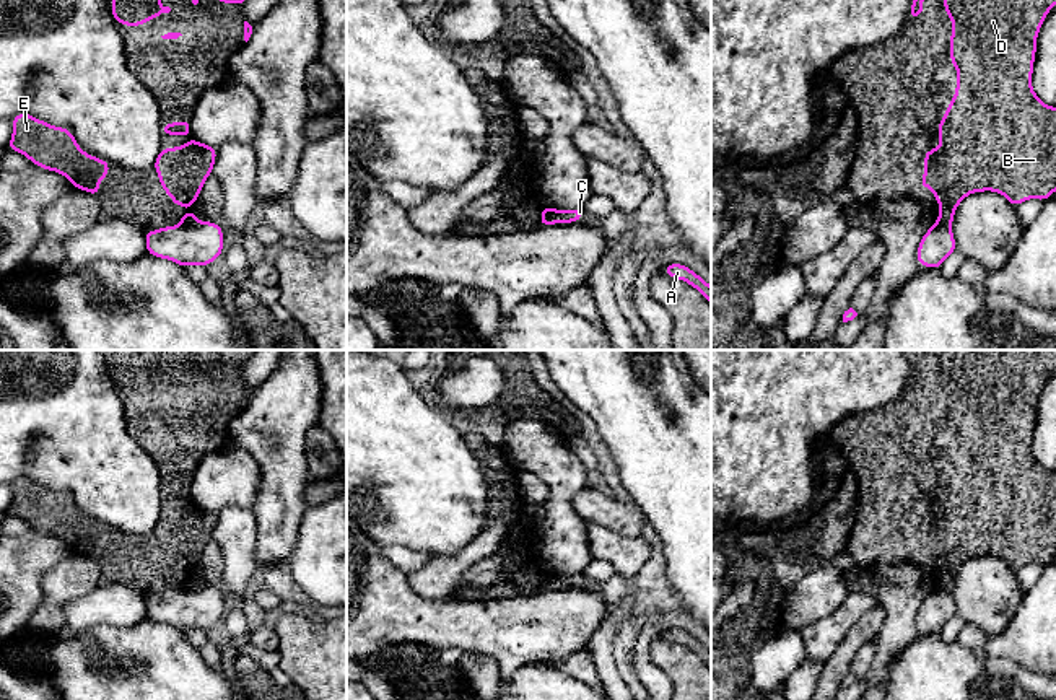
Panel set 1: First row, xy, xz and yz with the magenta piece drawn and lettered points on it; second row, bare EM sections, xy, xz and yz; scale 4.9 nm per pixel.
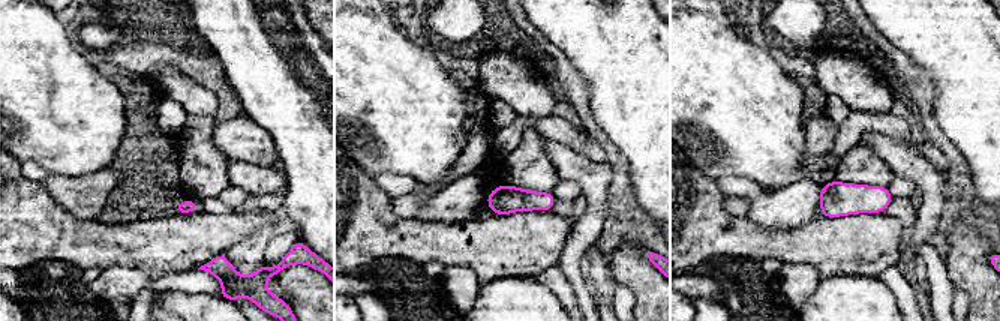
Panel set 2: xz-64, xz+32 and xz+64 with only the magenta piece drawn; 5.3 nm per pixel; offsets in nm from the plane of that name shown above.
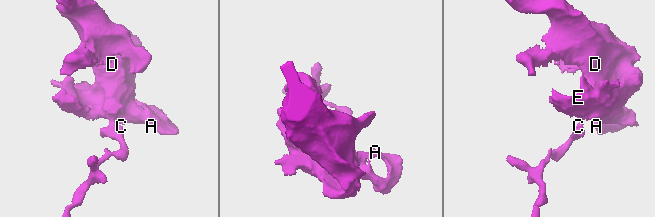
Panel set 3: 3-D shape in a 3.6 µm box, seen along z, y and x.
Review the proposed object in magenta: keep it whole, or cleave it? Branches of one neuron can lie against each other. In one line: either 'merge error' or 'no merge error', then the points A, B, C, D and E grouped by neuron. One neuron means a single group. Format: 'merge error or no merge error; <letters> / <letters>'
merge error; A B D E / C

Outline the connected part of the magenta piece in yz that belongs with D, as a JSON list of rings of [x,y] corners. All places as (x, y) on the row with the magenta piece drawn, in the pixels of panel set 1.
[[[944,0],[955,28],[949,37],[957,90],[945,117],[937,122],[940,145],[924,151],[924,177],[918,181],[934,190],[940,207],[936,225],[952,226],[958,203],[973,192],[999,192],[1017,207],[1027,199],[1045,202],[1056,190],[1056,107],[1046,106],[1032,88],[1036,36],[1054,5],[1056,0]]]

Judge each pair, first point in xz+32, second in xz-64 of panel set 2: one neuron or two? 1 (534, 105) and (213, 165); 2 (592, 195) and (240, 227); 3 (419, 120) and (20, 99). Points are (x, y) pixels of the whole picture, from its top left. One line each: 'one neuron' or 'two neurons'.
1: one neuron
2: two neurons
3: one neuron

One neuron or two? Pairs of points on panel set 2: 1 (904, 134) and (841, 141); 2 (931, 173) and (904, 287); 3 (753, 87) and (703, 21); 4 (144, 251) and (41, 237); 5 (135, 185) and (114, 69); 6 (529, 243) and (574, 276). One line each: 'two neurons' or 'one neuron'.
1: one neuron
2: two neurons
3: one neuron
4: one neuron
5: one neuron
6: two neurons

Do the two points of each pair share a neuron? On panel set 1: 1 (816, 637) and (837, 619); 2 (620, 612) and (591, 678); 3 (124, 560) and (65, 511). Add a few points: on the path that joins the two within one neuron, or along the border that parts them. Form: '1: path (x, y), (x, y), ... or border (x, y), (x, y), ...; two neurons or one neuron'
1: path (820, 635), (832, 624); one neuron
2: border (586, 650), (602, 682); two neurons
3: path (109, 547), (93, 539), (80, 526); one neuron

